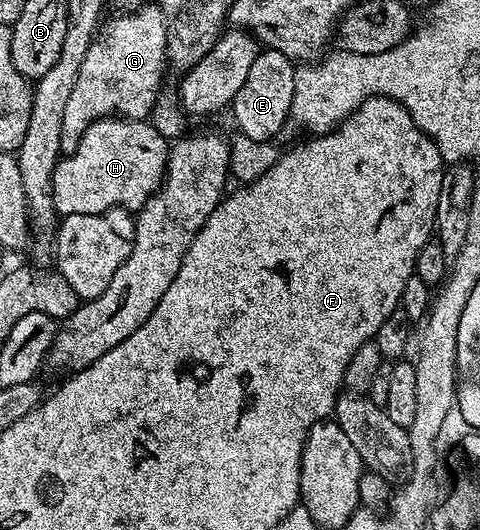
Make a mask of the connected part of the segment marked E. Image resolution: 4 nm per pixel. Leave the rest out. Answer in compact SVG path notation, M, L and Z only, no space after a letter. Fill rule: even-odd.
M262 49L243 88L233 97L231 111L242 135L256 142L268 143L289 122L291 96L295 96L295 63L278 50Z

